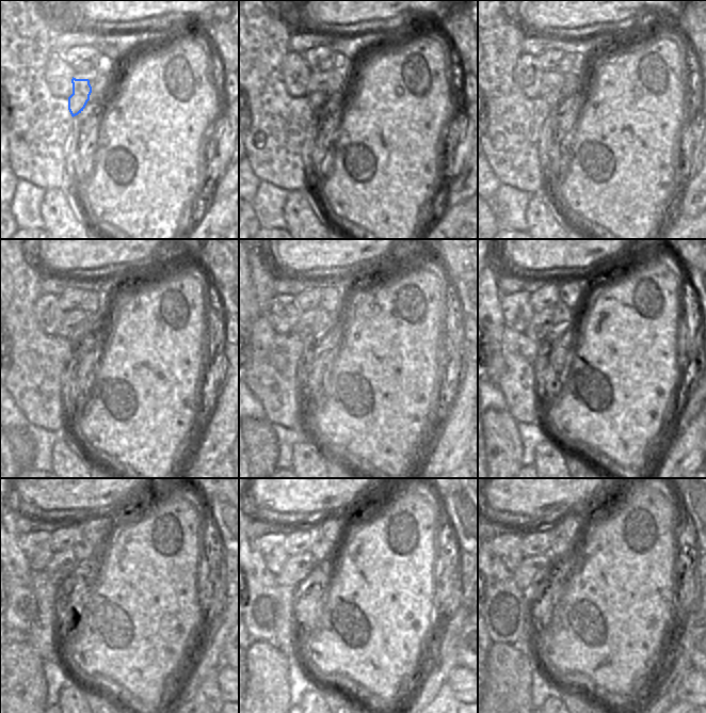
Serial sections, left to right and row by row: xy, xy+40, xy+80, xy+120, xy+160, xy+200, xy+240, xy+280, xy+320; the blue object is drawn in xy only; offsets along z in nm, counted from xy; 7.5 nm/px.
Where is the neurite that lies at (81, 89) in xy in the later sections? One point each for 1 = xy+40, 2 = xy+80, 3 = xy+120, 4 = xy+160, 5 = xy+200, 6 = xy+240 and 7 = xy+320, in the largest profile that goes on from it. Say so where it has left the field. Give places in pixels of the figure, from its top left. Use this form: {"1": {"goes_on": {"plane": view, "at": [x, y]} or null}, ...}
{"1": {"goes_on": {"plane": "xy+40", "at": [320, 89]}}, "2": {"goes_on": {"plane": "xy+80", "at": [556, 96]}}, "3": {"goes_on": {"plane": "xy+120", "at": [82, 327]}}, "4": {"goes_on": {"plane": "xy+160", "at": [326, 320]}}, "5": {"goes_on": {"plane": "xy+200", "at": [563, 316]}}, "6": {"goes_on": {"plane": "xy+240", "at": [84, 550]}}, "7": {"goes_on": {"plane": "xy+320", "at": [560, 544]}}}

